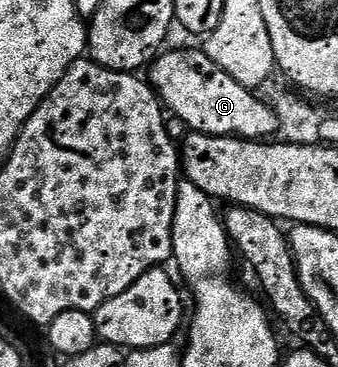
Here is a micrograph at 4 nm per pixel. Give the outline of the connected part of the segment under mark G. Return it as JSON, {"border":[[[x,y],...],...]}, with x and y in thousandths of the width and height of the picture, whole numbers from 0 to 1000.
{"border":[[[541,128],[533,139],[491,139],[444,174],[441,223],[485,294],[503,311],[509,302],[553,351],[609,368],[692,368],[757,384],[822,371],[825,335],[811,297],[778,278],[746,240],[689,221],[666,188],[615,155],[609,136]]]}

